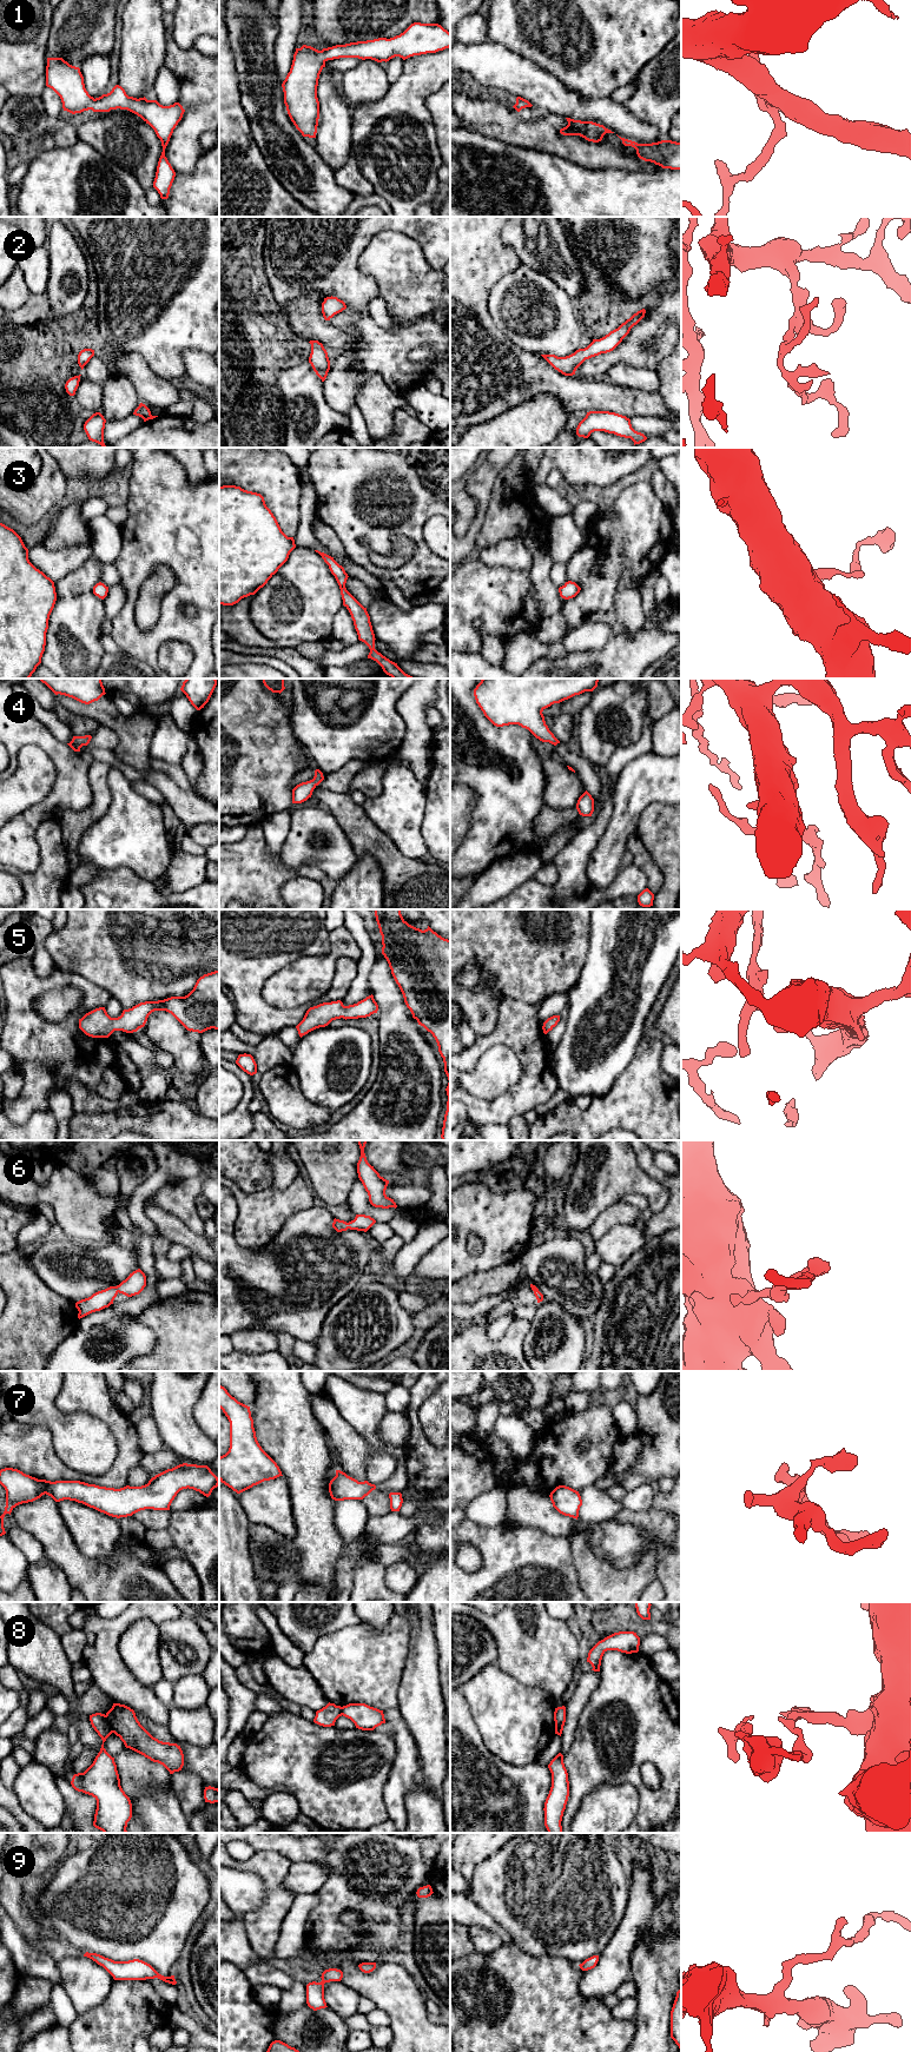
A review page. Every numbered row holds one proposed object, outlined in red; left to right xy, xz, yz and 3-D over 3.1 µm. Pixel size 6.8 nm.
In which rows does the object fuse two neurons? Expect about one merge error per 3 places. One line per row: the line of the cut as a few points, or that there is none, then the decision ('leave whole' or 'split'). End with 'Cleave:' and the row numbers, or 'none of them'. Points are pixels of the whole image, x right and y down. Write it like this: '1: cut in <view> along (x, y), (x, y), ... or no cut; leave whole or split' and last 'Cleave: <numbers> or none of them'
1: no cut; leave whole
2: no cut; leave whole
3: no cut; leave whole
4: no cut; leave whole
5: no cut; leave whole
6: no cut; leave whole
7: no cut; leave whole
8: cut in xy along (105, 1715), (112, 1732); split
9: no cut; leave whole
Cleave: 8

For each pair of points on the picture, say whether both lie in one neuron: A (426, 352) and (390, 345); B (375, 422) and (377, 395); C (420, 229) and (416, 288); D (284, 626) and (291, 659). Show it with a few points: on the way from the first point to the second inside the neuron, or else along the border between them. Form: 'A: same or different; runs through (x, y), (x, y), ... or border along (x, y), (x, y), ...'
A: different; border along (433, 350), (429, 348), (417, 348), (409, 358)
B: same; runs through (377, 415), (377, 402)
C: different; border along (393, 231), (414, 238), (431, 266)
D: different; border along (278, 646), (294, 648)

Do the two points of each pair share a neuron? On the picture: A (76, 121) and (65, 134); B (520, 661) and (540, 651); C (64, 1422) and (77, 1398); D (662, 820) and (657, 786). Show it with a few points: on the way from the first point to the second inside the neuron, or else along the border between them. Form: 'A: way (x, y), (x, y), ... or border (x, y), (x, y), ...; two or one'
A: border (76, 127), (64, 126), (53, 133); two
B: way (525, 656), (529, 651), (535, 651); one
C: border (59, 1389), (58, 1409), (85, 1411), (96, 1418); two
D: border (668, 803), (652, 802), (641, 813), (639, 821); two

